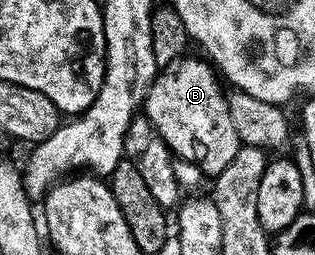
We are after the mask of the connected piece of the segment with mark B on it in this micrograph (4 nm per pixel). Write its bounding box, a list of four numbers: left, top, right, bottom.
[142,59,241,174]

